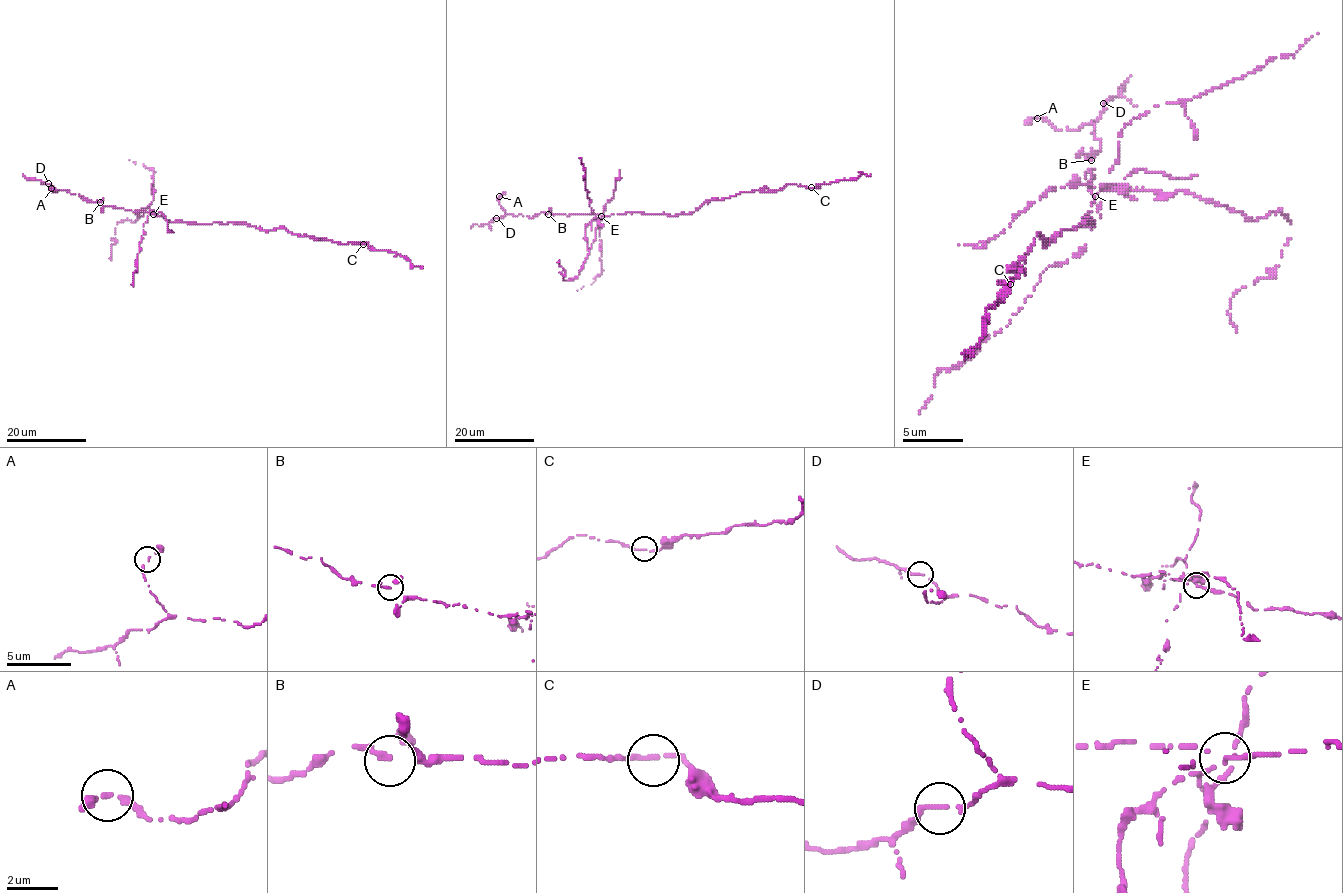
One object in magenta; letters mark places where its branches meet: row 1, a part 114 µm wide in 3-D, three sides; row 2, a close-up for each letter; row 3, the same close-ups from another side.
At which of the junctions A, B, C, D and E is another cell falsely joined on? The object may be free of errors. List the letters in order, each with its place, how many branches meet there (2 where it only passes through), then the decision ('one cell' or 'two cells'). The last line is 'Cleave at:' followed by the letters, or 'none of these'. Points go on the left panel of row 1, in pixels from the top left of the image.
A: place (51, 188); branches 2; one cell
B: place (100, 202); branches 2; one cell
C: place (363, 244); branches 2; one cell
D: place (48, 183); branches 2; one cell
E: place (153, 214); branches 2; two cells
Cleave at: E

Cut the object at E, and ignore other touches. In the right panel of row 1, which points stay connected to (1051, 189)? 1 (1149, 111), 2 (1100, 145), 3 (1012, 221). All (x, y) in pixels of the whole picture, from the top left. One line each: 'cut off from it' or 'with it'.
1: with it
2: cut off from it
3: with it

